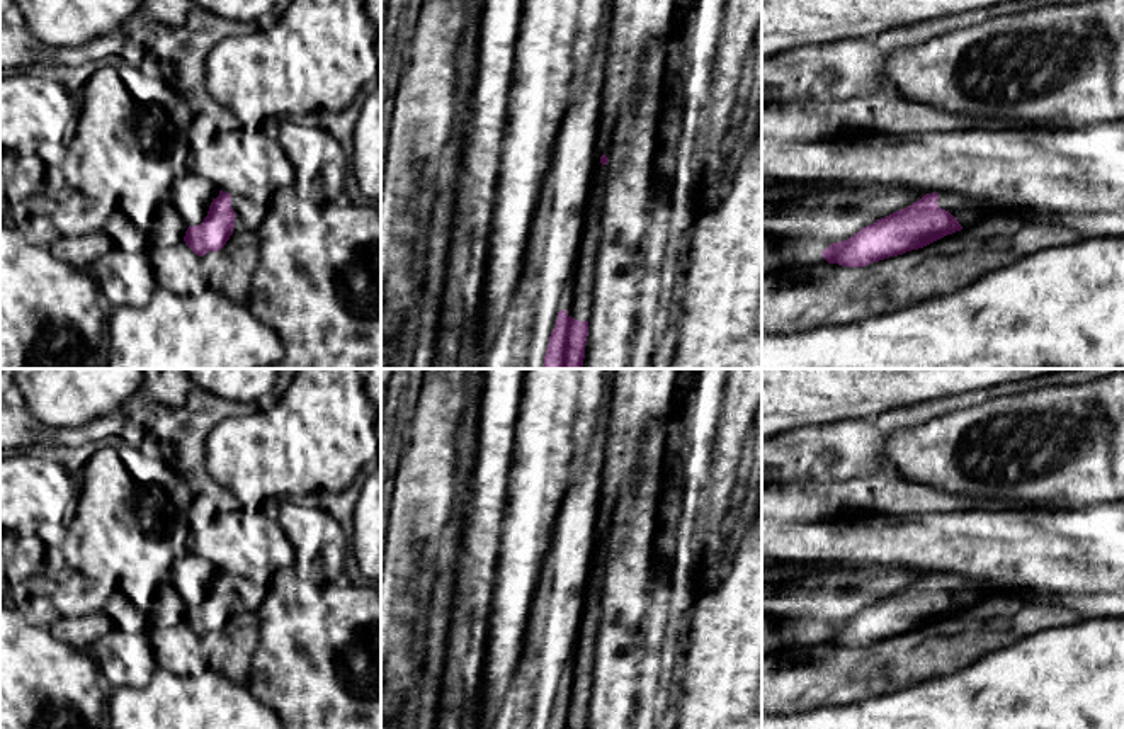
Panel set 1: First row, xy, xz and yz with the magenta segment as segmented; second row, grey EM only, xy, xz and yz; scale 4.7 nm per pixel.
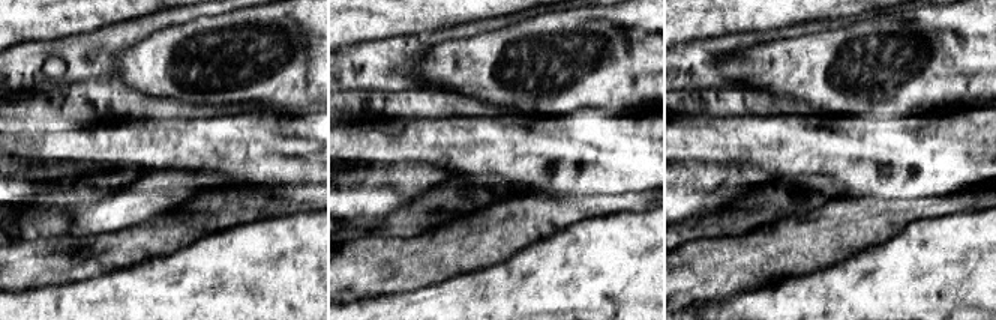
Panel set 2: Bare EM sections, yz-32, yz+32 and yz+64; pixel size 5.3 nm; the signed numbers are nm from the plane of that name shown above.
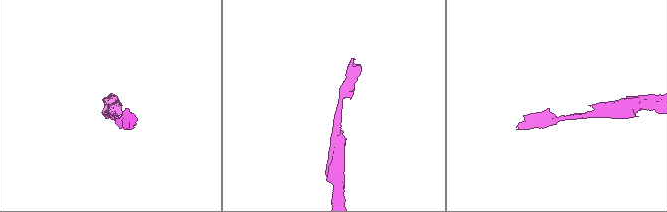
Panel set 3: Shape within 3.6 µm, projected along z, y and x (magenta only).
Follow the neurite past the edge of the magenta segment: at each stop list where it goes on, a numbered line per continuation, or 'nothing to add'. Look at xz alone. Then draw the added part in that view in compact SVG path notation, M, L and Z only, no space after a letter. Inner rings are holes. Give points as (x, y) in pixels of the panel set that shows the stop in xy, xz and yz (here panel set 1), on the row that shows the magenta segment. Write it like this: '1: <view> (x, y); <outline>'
1: xz (579, 301); M599 156L592 175L592 185L585 207L575 272L565 302L568 316L578 321L588 321L592 314L595 262L600 243L600 202L604 197L605 184L609 180L610 180L609 167L602 165Z

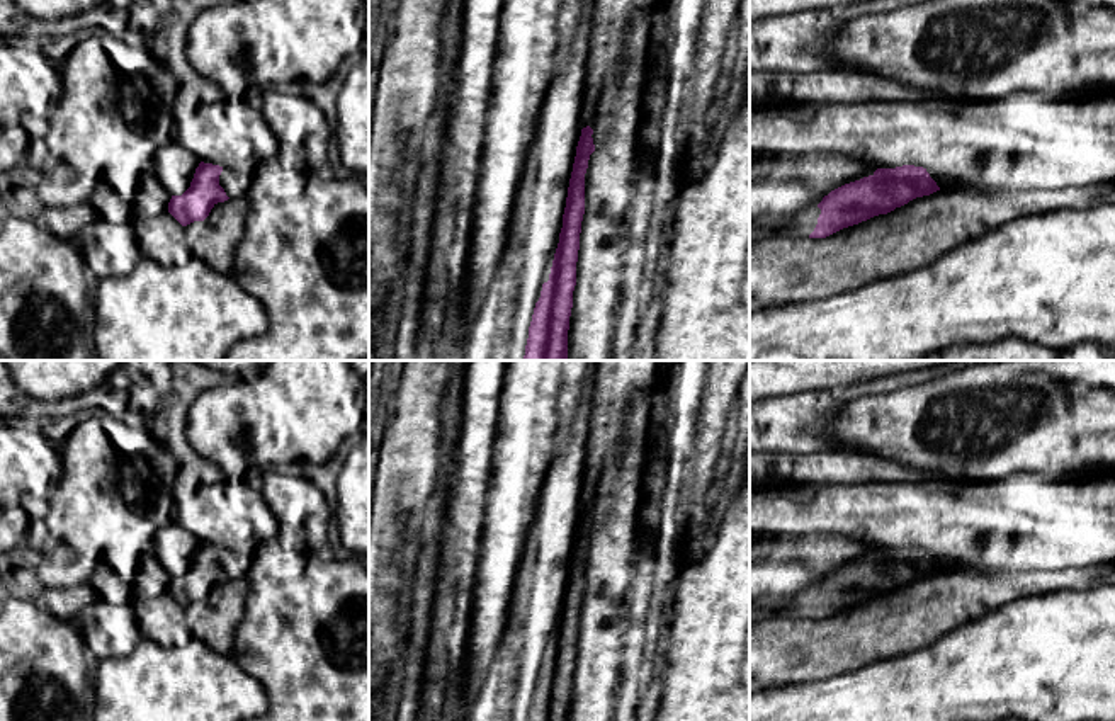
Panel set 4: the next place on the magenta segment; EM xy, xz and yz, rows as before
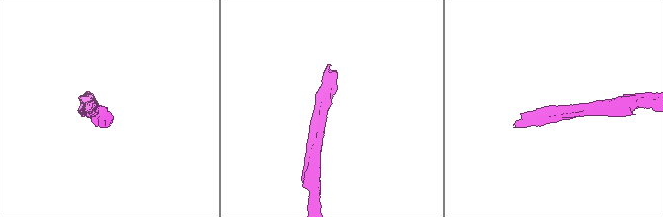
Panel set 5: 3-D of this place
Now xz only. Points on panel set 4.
nothing to add

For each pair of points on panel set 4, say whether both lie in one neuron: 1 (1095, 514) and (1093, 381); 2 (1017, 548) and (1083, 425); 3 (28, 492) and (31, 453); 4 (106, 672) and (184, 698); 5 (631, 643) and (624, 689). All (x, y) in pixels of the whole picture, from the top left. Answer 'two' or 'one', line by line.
1: two
2: two
3: one
4: one
5: one

